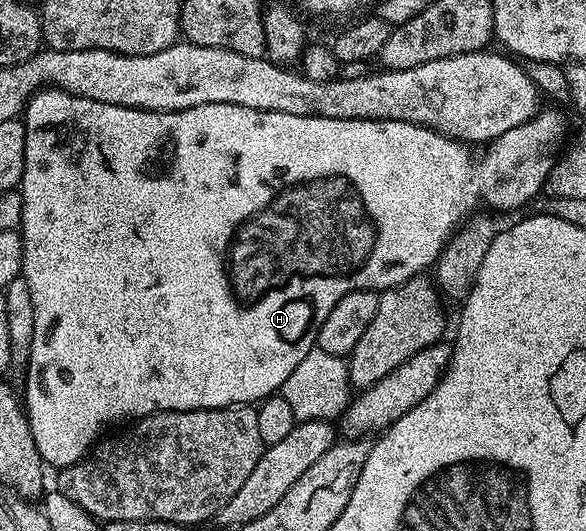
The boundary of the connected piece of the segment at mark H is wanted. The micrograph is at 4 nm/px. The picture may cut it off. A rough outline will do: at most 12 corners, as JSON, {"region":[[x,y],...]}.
{"region":[[26,102],[26,416],[254,405],[566,123]]}

